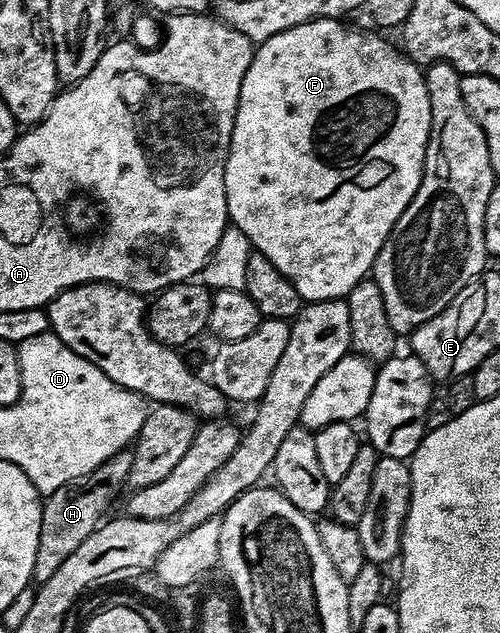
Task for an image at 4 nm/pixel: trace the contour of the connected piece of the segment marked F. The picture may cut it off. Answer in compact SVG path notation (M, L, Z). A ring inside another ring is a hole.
M314 18L311 21L299 23L287 31L277 32L275 35L269 36L263 43L254 47L251 63L245 72L245 80L241 80L239 103L237 104L237 112L233 120L233 132L231 133L231 143L229 144L229 156L225 164L225 196L227 197L227 217L230 225L241 228L241 232L245 232L245 236L251 241L252 247L258 253L264 254L269 260L273 260L277 272L281 272L281 276L285 276L295 285L295 291L303 297L304 303L333 300L334 298L346 299L347 293L358 282L362 282L364 278L372 273L377 256L381 252L381 248L385 244L389 232L393 232L393 228L397 224L401 212L405 212L405 208L409 208L409 204L421 184L421 180L423 179L423 165L425 164L425 156L427 155L427 141L431 135L431 109L429 108L429 92L425 88L425 80L423 79L424 71L416 62L411 61L396 43L395 47L393 43L386 42L381 35L374 34L374 32L379 32L376 32L374 29L371 29L372 31L358 30L357 27L346 26L345 23L347 22L339 18Z

